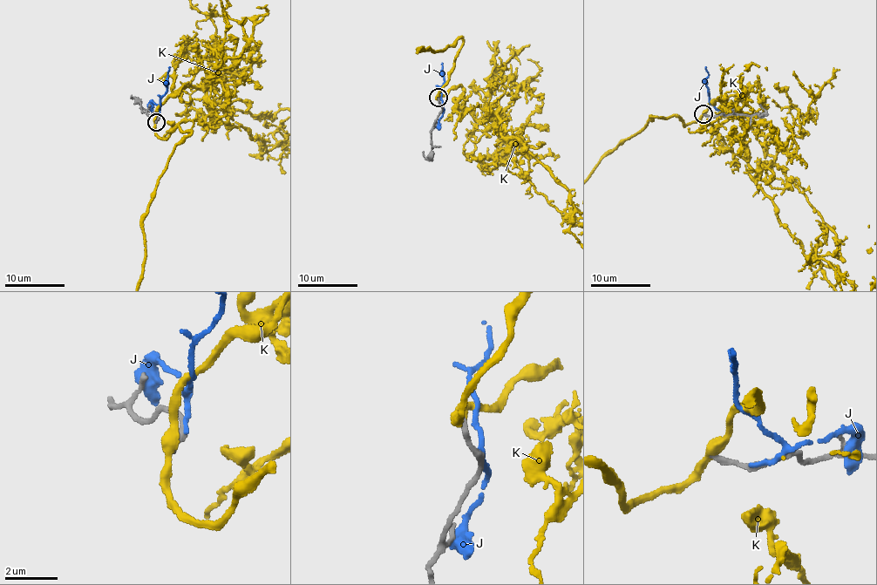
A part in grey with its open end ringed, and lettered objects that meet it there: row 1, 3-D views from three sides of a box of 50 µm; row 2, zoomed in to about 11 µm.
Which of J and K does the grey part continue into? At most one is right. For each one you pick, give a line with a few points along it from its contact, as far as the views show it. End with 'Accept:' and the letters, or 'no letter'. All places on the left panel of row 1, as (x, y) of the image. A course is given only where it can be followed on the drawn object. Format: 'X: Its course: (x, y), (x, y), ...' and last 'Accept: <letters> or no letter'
Accept: no letter

